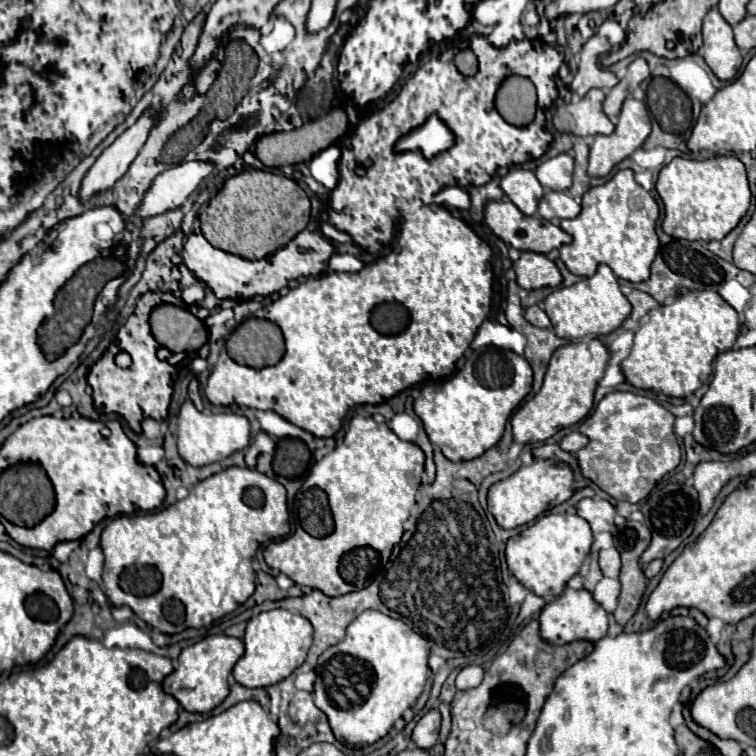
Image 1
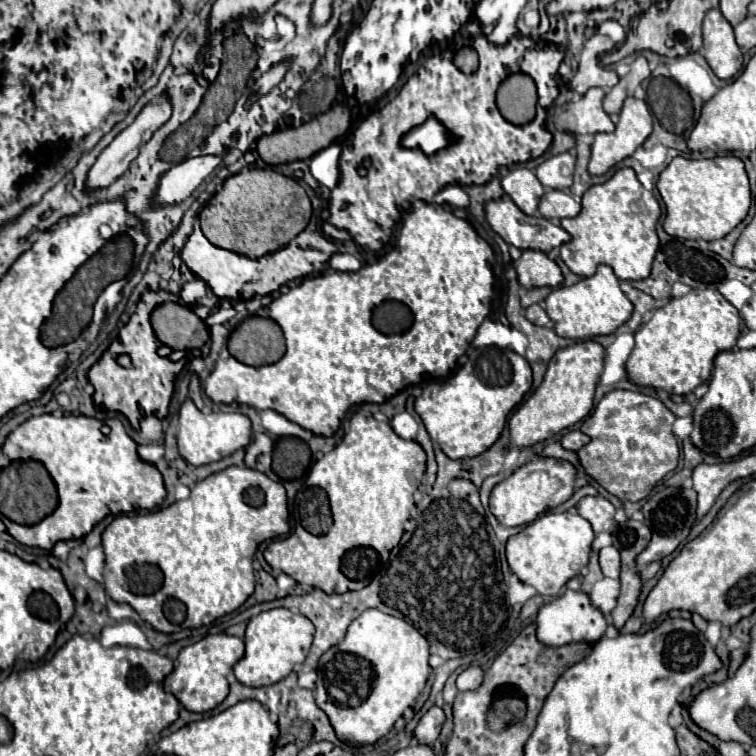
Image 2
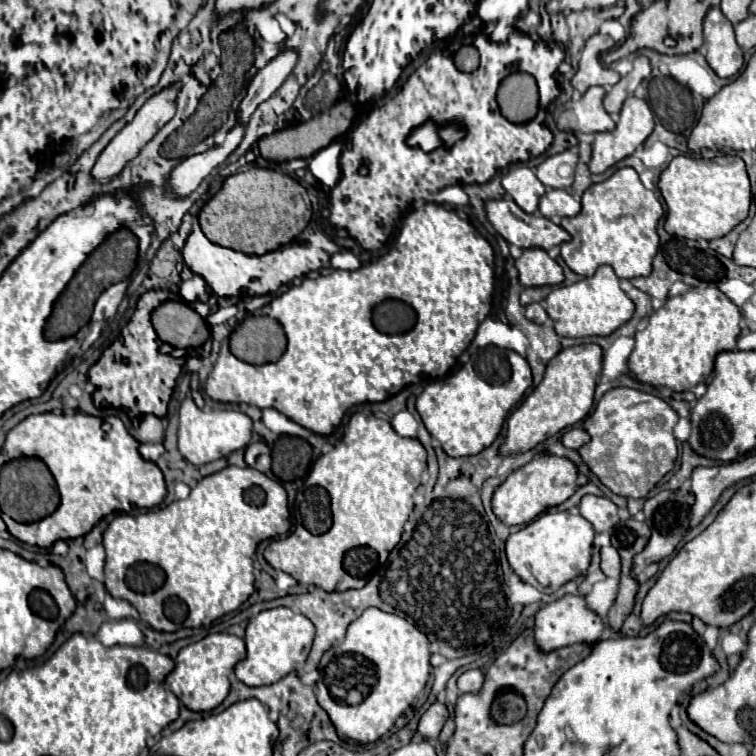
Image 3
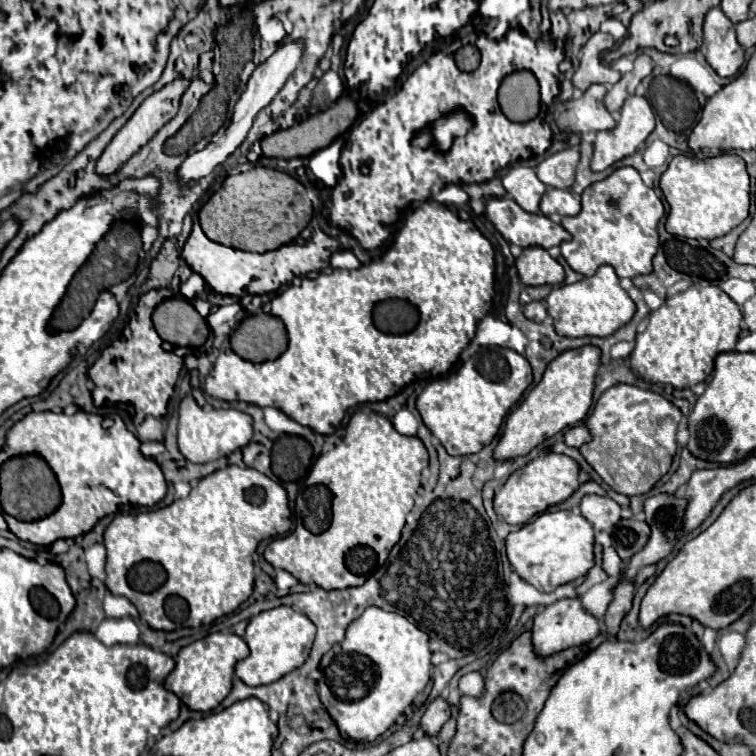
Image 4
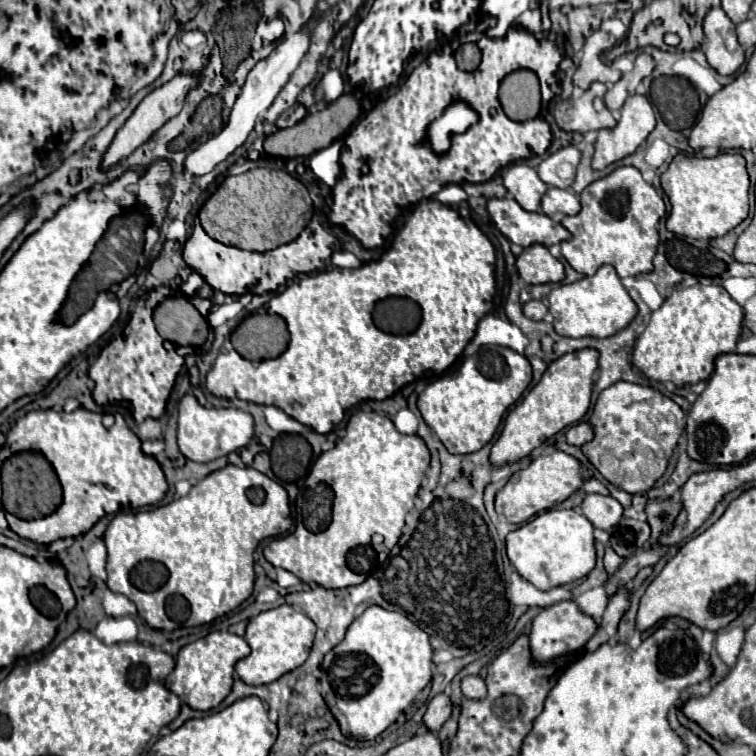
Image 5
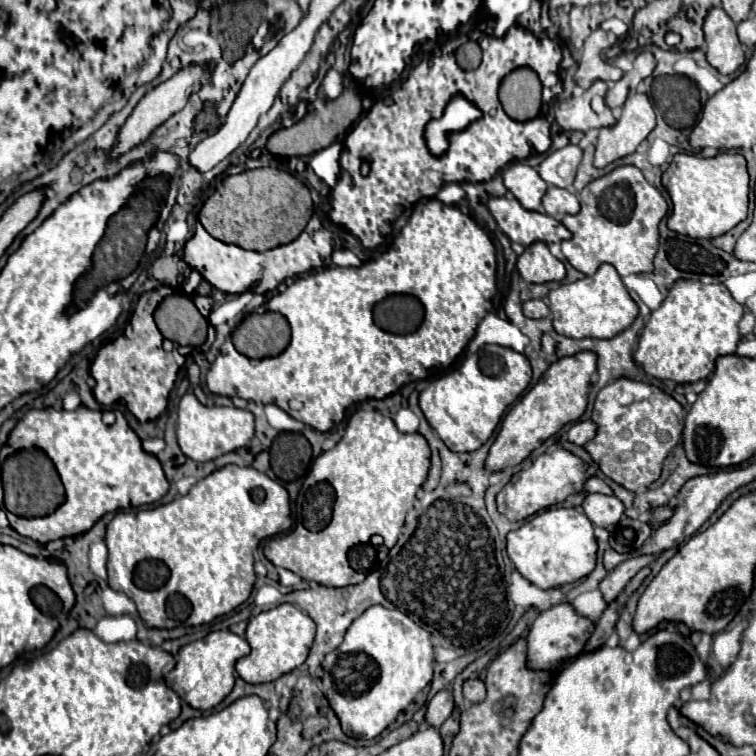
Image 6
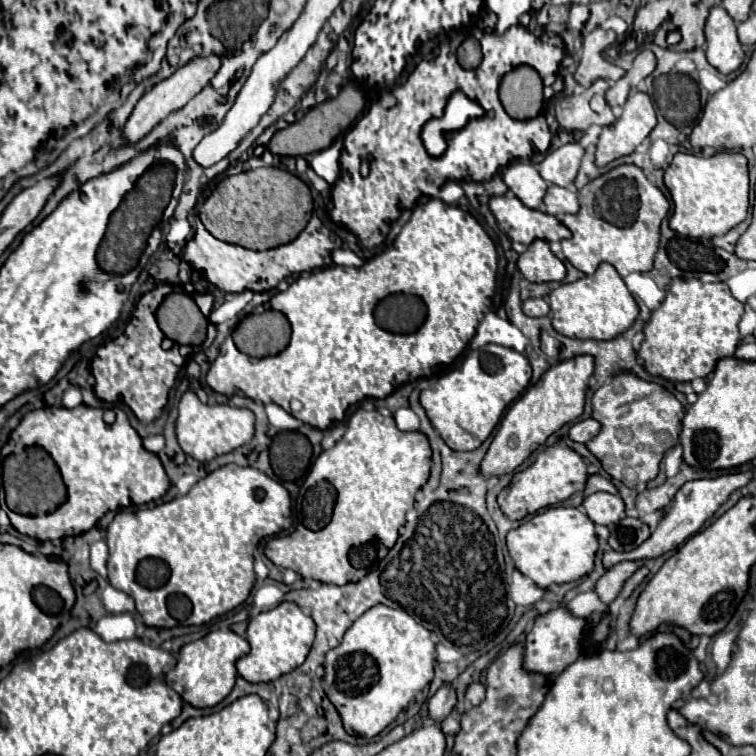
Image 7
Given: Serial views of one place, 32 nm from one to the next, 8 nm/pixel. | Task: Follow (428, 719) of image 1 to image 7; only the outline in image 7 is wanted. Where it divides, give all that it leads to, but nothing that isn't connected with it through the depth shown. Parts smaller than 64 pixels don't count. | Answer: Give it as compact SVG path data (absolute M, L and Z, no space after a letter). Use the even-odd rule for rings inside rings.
M444 684L442 688L438 688L438 692L428 700L428 712L430 712L430 718L436 718L436 720L444 720L452 708L456 706L456 688L452 688L450 684Z

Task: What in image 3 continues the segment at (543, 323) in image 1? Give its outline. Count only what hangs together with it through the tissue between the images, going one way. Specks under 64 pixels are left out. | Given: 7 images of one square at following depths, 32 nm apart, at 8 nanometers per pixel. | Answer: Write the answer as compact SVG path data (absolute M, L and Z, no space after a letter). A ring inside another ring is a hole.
M538 302L528 304L524 314L526 314L526 318L528 318L528 320L532 320L532 322L536 322L536 324L546 324L546 322L548 322L548 314L546 314L544 306L542 306L542 304L538 304Z

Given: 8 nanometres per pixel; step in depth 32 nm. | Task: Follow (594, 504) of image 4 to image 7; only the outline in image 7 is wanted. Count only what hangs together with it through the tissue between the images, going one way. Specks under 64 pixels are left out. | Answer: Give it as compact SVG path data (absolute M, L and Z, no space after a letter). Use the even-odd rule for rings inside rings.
M594 492L584 500L586 514L592 522L612 526L620 516L624 514L624 502L618 494L608 494L608 492Z

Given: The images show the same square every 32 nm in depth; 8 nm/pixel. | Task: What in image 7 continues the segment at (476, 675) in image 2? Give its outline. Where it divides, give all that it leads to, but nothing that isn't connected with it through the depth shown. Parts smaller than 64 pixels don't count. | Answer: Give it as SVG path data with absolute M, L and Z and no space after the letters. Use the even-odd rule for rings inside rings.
M474 682L468 690L466 690L466 700L472 704L472 706L478 706L482 700L484 700L484 686L480 682Z

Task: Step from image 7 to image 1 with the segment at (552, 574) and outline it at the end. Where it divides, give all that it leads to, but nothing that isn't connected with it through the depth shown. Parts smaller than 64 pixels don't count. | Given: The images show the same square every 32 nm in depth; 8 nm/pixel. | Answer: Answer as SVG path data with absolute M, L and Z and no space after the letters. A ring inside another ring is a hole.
M546 514L526 526L520 534L506 542L506 562L510 572L538 596L558 596L566 582L578 574L582 562L590 554L592 530L578 514Z

